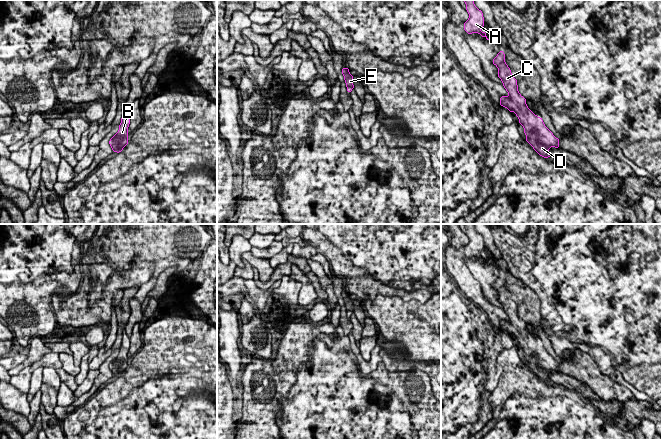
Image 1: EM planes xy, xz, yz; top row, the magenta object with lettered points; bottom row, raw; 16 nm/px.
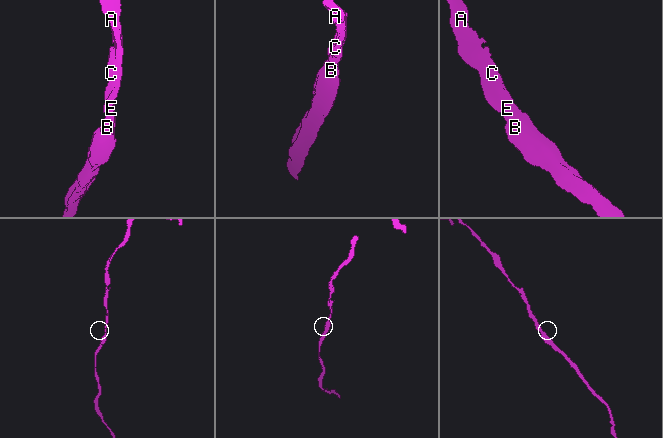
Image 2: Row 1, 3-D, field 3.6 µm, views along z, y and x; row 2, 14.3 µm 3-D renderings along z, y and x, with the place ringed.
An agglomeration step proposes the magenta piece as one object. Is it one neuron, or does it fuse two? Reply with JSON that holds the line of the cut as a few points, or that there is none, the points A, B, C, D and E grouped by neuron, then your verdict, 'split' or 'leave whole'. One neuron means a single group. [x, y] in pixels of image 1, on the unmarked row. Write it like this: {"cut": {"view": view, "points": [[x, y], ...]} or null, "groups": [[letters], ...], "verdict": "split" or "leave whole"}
{"cut": null, "groups": [["A", "B", "C", "D", "E"]], "verdict": "leave whole"}

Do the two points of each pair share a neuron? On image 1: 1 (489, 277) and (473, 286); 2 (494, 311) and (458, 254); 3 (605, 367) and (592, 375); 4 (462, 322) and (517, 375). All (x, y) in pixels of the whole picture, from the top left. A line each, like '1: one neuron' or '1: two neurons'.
1: two neurons
2: one neuron
3: two neurons
4: two neurons

